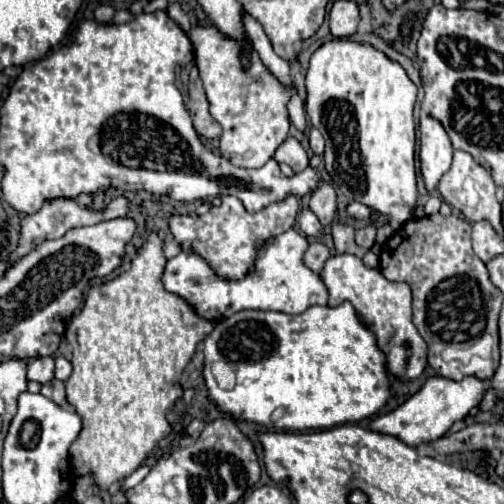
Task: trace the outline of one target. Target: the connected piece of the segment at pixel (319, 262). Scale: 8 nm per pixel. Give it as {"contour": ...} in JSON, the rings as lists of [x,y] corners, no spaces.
{"contour":[[[313,242],[309,248],[307,248],[307,252],[305,252],[305,256],[303,256],[303,262],[305,262],[305,266],[309,266],[313,272],[321,272],[323,270],[323,264],[327,262],[327,258],[329,258],[329,250],[327,250],[327,246],[325,244],[319,244],[319,242]]]}

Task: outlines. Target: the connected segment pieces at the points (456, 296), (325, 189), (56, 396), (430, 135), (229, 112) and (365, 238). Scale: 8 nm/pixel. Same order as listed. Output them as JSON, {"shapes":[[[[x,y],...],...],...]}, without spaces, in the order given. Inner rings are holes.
{"shapes":[[[[433,214],[433,216],[423,216],[423,218],[413,218],[409,220],[405,226],[401,226],[401,230],[397,230],[383,246],[381,250],[381,260],[379,260],[379,270],[381,274],[389,280],[389,282],[405,282],[411,286],[411,292],[413,292],[413,322],[419,330],[419,334],[423,336],[423,340],[427,342],[429,346],[429,366],[443,378],[449,378],[449,380],[463,380],[465,376],[475,376],[475,378],[481,378],[481,380],[489,380],[493,378],[497,366],[499,366],[499,332],[497,332],[497,318],[499,318],[499,310],[501,310],[501,304],[503,304],[503,294],[491,284],[489,280],[489,274],[487,274],[487,268],[485,264],[475,256],[473,248],[471,248],[471,224],[459,216],[443,216],[443,214]]],[[[319,182],[319,188],[311,194],[309,208],[319,218],[321,226],[329,226],[333,222],[335,212],[337,212],[337,200],[335,200],[333,186],[325,184],[325,182]]],[[[53,378],[51,382],[47,382],[45,386],[43,386],[43,390],[41,390],[47,398],[51,398],[55,404],[59,404],[61,408],[67,408],[67,394],[65,394],[65,382],[61,382],[61,380],[57,380],[57,378]]],[[[421,114],[419,130],[421,130],[421,152],[419,152],[421,174],[427,190],[431,192],[437,186],[439,178],[449,170],[453,148],[445,128],[433,116]]],[[[213,26],[191,28],[189,40],[195,48],[195,66],[199,70],[203,88],[211,104],[211,116],[221,124],[221,156],[231,164],[241,168],[261,168],[267,160],[275,156],[277,146],[289,136],[289,116],[287,100],[293,88],[283,88],[273,74],[261,64],[259,56],[253,52],[249,70],[241,68],[239,52],[249,46],[249,42],[235,42],[221,36]]],[[[369,224],[369,226],[365,226],[365,228],[359,228],[357,230],[357,236],[355,236],[355,242],[359,244],[359,246],[363,246],[363,248],[371,248],[373,246],[373,242],[375,242],[375,226],[373,224]]]]}

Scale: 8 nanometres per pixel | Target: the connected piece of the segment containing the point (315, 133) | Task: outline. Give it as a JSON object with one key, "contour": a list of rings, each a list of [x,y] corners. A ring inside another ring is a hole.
{"contour":[[[317,128],[309,130],[309,146],[317,156],[323,156],[323,148],[325,148],[325,140],[321,136],[321,132]]]}

